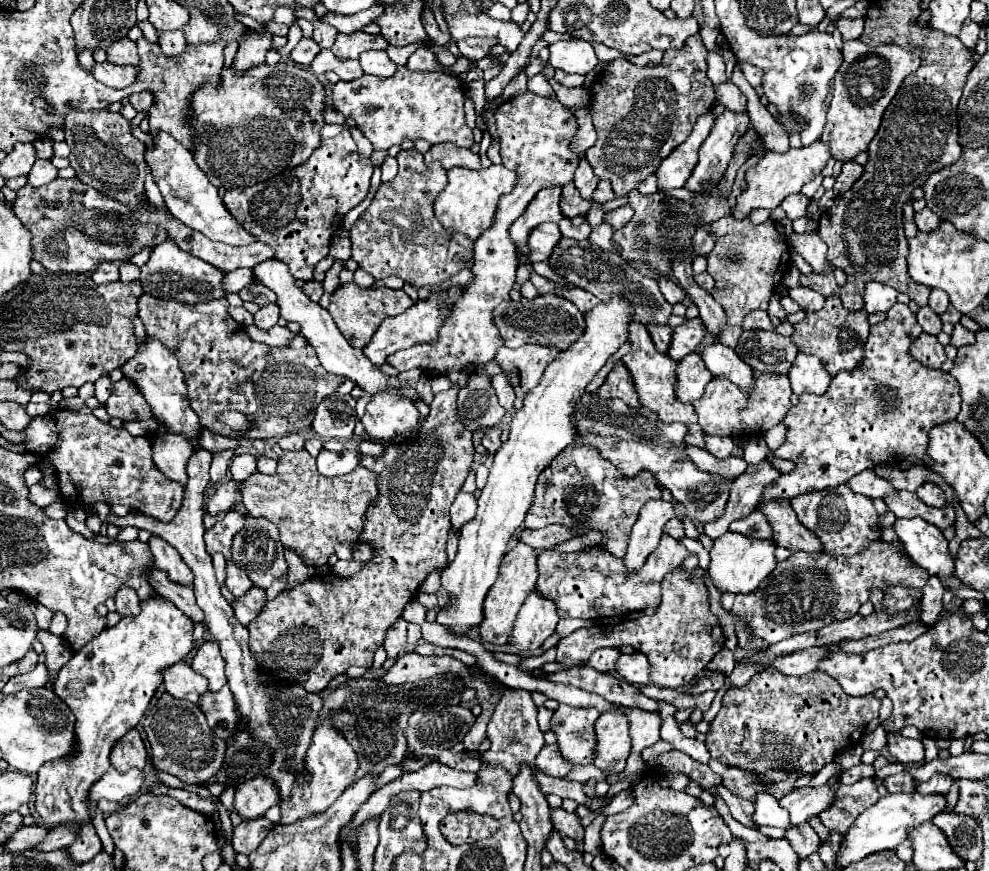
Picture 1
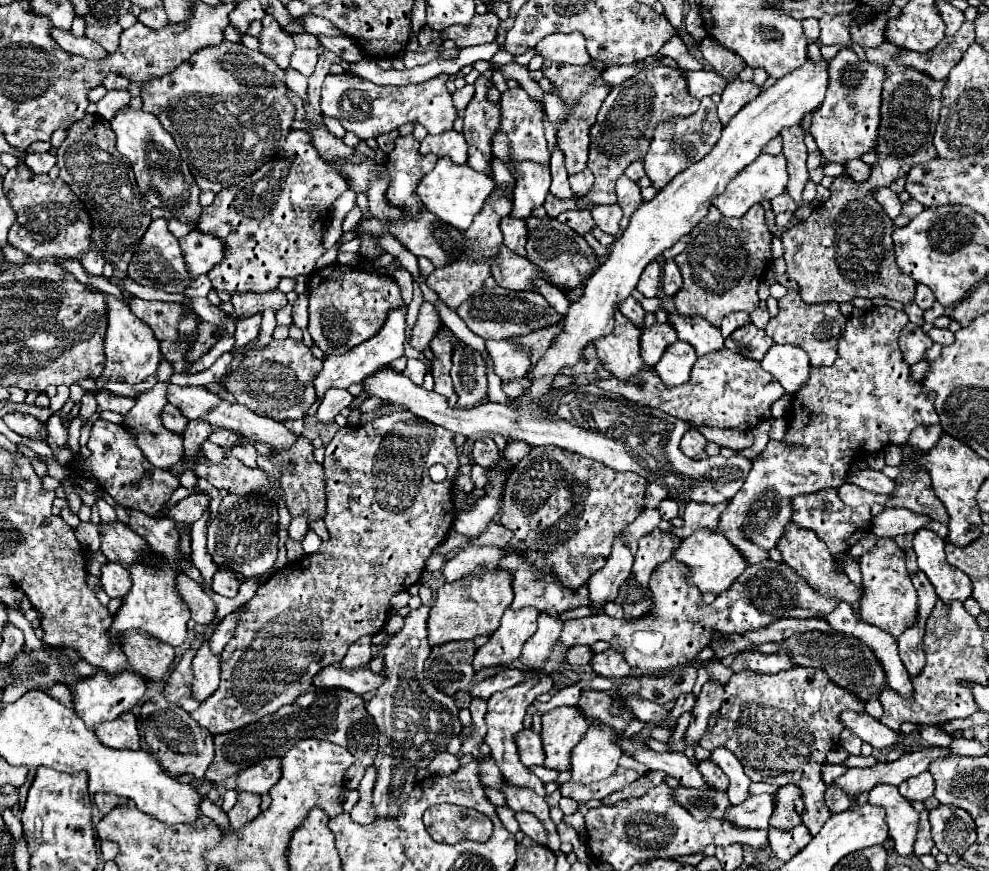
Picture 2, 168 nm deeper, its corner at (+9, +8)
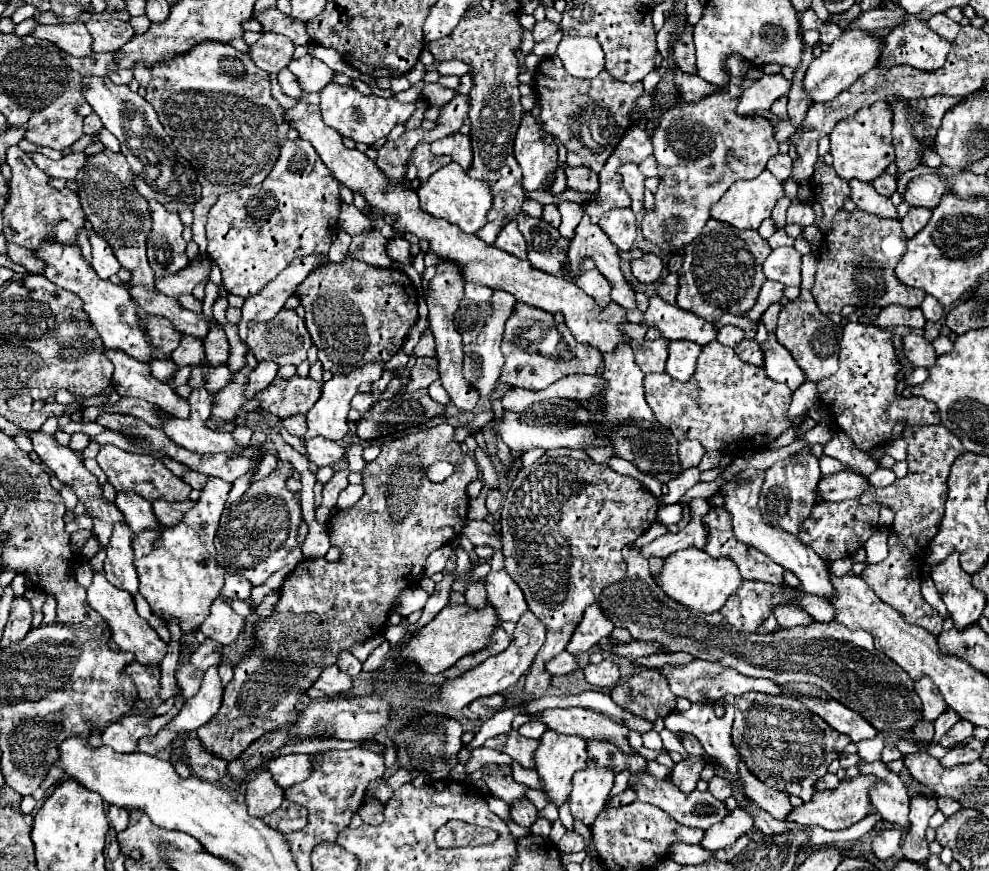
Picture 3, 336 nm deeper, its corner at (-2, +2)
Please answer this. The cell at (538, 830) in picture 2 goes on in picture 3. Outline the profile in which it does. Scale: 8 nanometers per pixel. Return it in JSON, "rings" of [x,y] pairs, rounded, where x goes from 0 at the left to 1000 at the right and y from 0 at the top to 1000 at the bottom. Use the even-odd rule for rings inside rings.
{"rings":[[[524,920],[518,924],[518,940],[526,949],[536,952],[540,947],[540,940],[544,940],[544,929],[536,920]]]}

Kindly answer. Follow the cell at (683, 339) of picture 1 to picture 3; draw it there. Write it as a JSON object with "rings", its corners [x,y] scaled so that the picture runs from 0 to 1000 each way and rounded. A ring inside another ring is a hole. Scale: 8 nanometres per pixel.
{"rings":[[[667,387],[667,389],[645,389],[639,392],[639,403],[643,410],[645,421],[651,428],[659,428],[659,426],[671,426],[673,414],[675,414],[675,389]]]}

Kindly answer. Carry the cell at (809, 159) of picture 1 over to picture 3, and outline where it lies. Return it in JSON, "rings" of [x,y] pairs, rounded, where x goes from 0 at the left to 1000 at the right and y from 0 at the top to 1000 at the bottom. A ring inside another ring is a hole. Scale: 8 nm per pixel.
{"rings":[[[772,194],[766,203],[762,206],[748,206],[744,210],[738,212],[738,217],[728,226],[726,233],[720,235],[720,242],[718,247],[726,254],[732,254],[732,256],[738,256],[746,263],[766,263],[768,256],[779,249],[783,235],[787,228],[791,228],[795,222],[793,222],[793,208],[785,206],[777,194]]]}

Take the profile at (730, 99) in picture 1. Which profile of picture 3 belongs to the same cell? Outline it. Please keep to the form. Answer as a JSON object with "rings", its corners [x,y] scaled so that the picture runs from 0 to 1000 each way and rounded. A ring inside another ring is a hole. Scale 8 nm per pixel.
{"rings":[[[684,79],[684,100],[686,100],[690,114],[700,116],[700,118],[704,118],[704,116],[708,116],[708,114],[712,114],[720,107],[726,107],[730,102],[730,100],[724,100],[724,98],[716,98],[706,86],[694,86],[688,79]]]}

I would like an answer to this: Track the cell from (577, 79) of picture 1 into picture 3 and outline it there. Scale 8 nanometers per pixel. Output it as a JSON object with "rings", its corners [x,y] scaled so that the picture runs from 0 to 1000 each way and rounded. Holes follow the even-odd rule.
{"rings":[[[554,65],[542,79],[540,102],[548,118],[550,148],[564,157],[574,171],[576,192],[595,192],[603,199],[611,192],[623,164],[637,144],[641,116],[649,109],[649,95],[623,93],[613,79],[601,91],[584,91],[572,84],[566,68]]]}

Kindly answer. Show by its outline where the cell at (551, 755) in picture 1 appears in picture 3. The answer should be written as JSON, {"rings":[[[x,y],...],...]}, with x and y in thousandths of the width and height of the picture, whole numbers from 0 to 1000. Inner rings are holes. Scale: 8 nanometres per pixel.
{"rings":[[[514,839],[510,844],[493,848],[489,855],[497,858],[497,860],[504,860],[508,865],[514,865],[528,881],[540,883],[540,862],[544,860],[546,853],[544,853],[544,848],[528,846],[524,839]]]}

